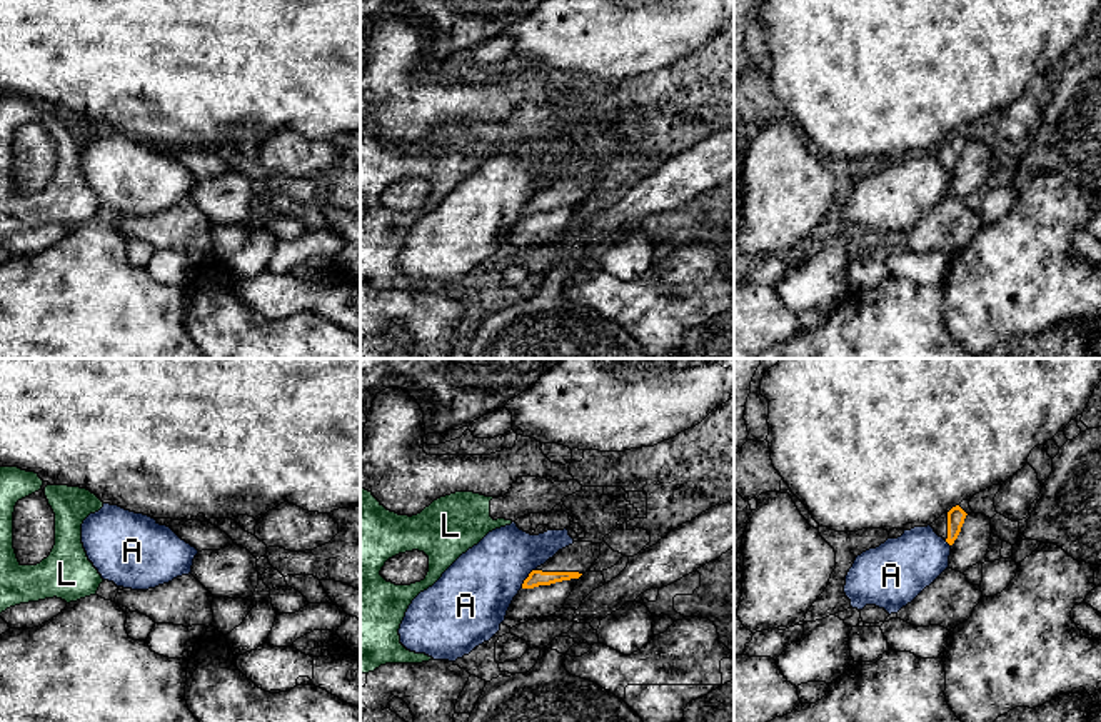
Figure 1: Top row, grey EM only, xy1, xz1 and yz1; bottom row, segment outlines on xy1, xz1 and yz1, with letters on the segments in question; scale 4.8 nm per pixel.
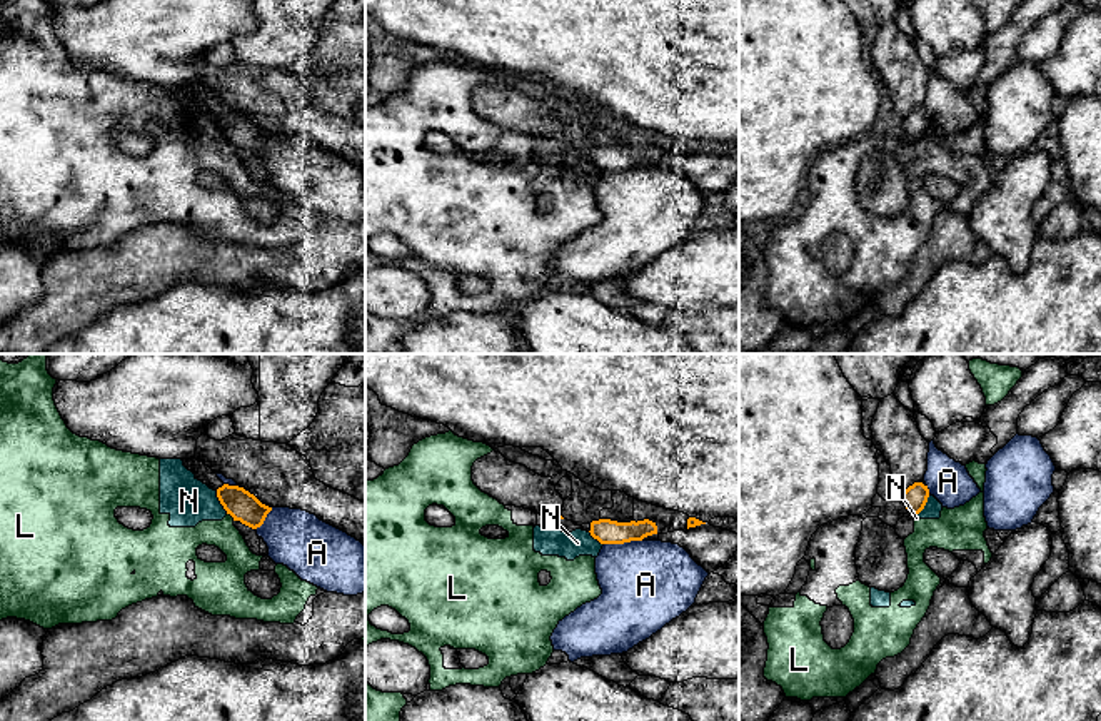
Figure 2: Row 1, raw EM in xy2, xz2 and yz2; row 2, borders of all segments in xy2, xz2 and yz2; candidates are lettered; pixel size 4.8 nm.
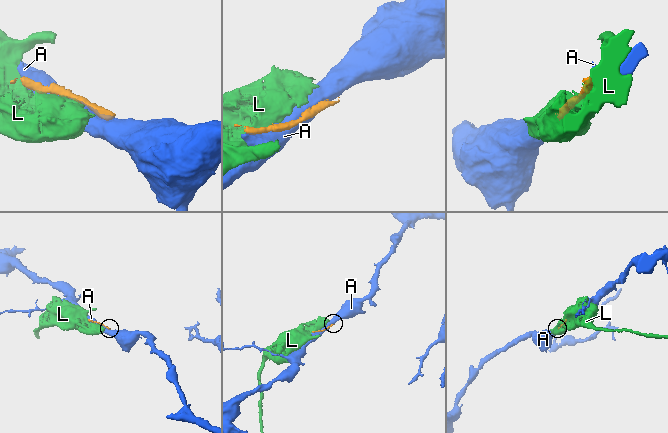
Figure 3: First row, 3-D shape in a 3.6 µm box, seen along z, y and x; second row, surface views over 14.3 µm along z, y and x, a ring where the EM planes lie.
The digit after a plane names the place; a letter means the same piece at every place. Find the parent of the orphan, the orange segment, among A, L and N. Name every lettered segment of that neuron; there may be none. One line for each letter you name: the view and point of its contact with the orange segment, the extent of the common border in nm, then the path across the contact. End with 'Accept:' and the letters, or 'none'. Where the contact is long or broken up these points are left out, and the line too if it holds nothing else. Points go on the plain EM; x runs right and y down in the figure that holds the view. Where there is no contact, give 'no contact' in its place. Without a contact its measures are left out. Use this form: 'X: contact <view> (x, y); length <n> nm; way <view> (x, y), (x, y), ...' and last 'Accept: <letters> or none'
Accept: none

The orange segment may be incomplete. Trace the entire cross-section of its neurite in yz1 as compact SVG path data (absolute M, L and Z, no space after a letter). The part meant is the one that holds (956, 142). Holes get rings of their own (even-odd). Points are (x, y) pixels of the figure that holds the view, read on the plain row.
M956 132L949 138L943 140L938 147L934 147L931 153L939 163L953 172L961 158L966 142L968 140L959 132Z

